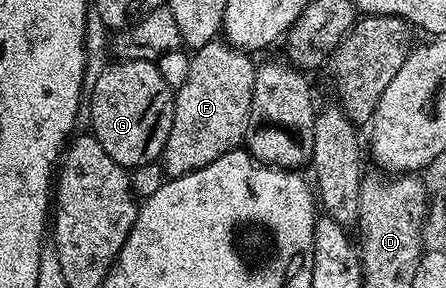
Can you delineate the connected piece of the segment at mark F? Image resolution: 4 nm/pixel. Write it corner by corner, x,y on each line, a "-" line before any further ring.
222,38
198,48
191,55
189,78
175,91
173,129
161,156
168,176
188,175
244,142
249,130
249,113
255,88
256,60

